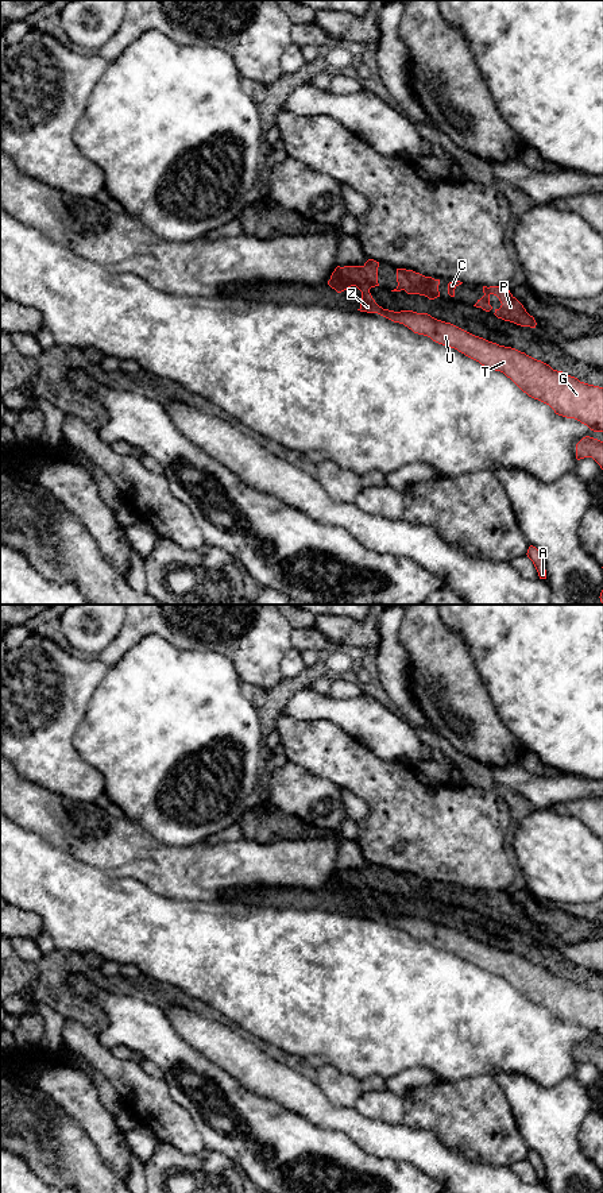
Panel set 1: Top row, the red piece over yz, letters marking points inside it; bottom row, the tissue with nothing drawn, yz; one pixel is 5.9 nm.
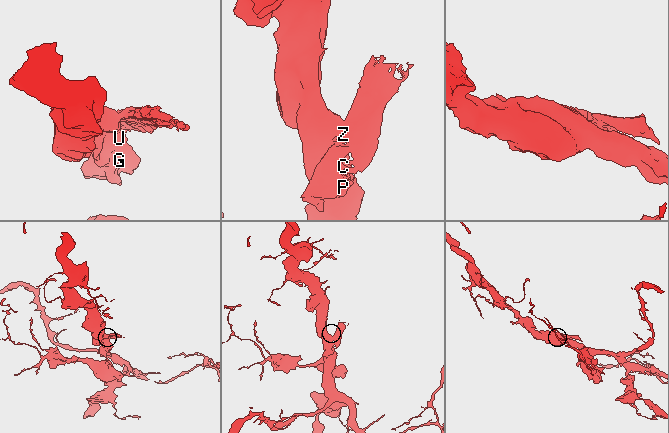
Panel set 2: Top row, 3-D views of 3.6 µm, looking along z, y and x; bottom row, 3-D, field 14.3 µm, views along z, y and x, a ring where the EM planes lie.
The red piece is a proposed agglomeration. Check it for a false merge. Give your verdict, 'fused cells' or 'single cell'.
fused cells

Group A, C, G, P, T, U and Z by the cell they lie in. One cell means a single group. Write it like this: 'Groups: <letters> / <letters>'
Groups: A G T U Z / C P

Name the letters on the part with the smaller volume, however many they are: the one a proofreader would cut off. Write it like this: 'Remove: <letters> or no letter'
Remove: C, P

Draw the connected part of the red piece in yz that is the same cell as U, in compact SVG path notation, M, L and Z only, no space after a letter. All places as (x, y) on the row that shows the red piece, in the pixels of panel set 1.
M339 277L328 281L337 293L356 286L362 292L357 310L378 313L403 324L414 333L455 348L487 368L503 372L529 397L549 405L556 414L575 418L594 432L603 432L603 387L580 382L549 364L511 347L475 336L451 323L413 310L394 312L379 306L360 277Z

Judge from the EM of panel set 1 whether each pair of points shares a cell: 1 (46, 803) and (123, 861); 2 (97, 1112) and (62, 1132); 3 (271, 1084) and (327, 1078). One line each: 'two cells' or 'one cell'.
1: one cell
2: two cells
3: two cells

